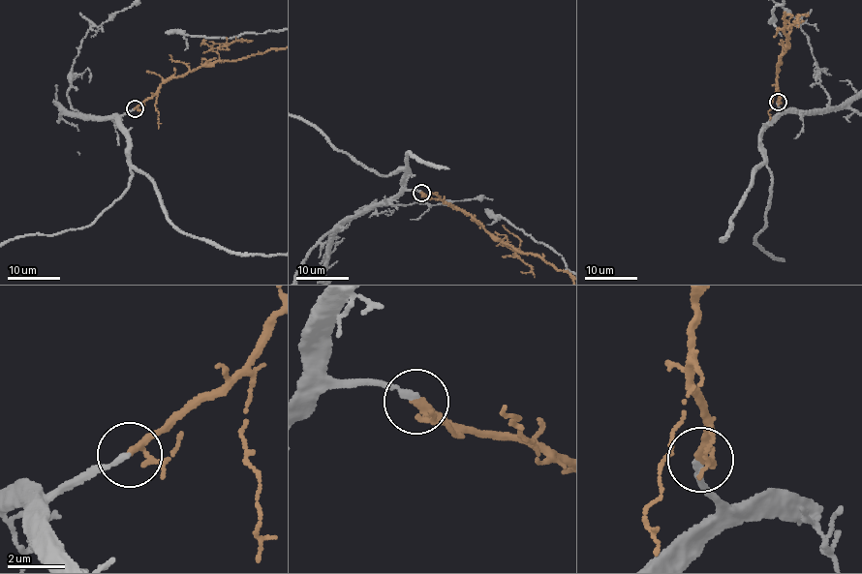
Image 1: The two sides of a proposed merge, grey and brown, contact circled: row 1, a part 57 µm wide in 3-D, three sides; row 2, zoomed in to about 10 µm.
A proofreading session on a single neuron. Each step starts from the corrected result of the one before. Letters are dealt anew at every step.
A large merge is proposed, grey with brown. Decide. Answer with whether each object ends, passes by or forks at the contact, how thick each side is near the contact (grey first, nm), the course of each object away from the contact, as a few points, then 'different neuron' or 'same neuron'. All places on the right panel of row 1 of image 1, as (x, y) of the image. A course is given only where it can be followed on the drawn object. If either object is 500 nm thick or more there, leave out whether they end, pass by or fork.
grey ends | brown passes by | 200/200 nm | same neuron

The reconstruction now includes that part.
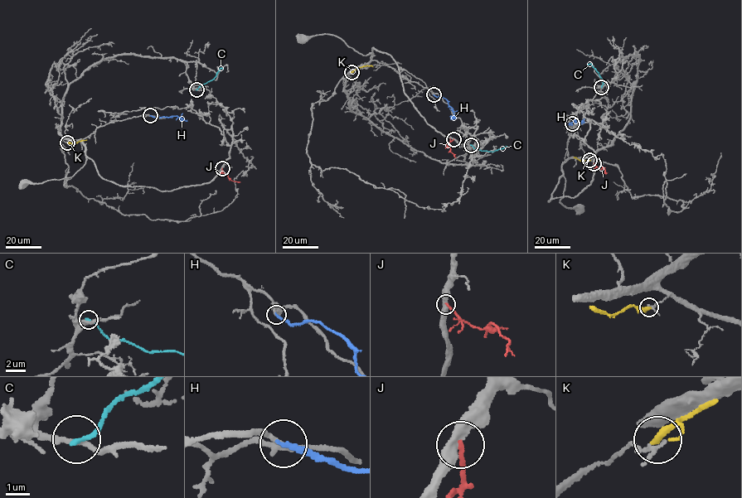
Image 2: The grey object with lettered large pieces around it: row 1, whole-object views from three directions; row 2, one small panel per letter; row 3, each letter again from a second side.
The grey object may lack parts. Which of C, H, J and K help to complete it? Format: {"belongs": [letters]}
{"belongs": ["H"]}

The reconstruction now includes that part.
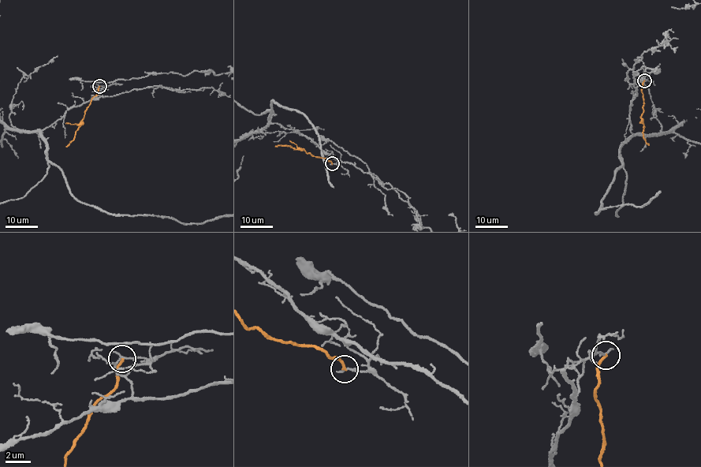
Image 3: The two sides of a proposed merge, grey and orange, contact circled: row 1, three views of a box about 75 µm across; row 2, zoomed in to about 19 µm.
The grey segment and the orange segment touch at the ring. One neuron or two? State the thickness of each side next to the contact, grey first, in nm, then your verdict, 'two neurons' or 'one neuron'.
190 nm thick on the grey side, 220 nm on the other; two neurons

